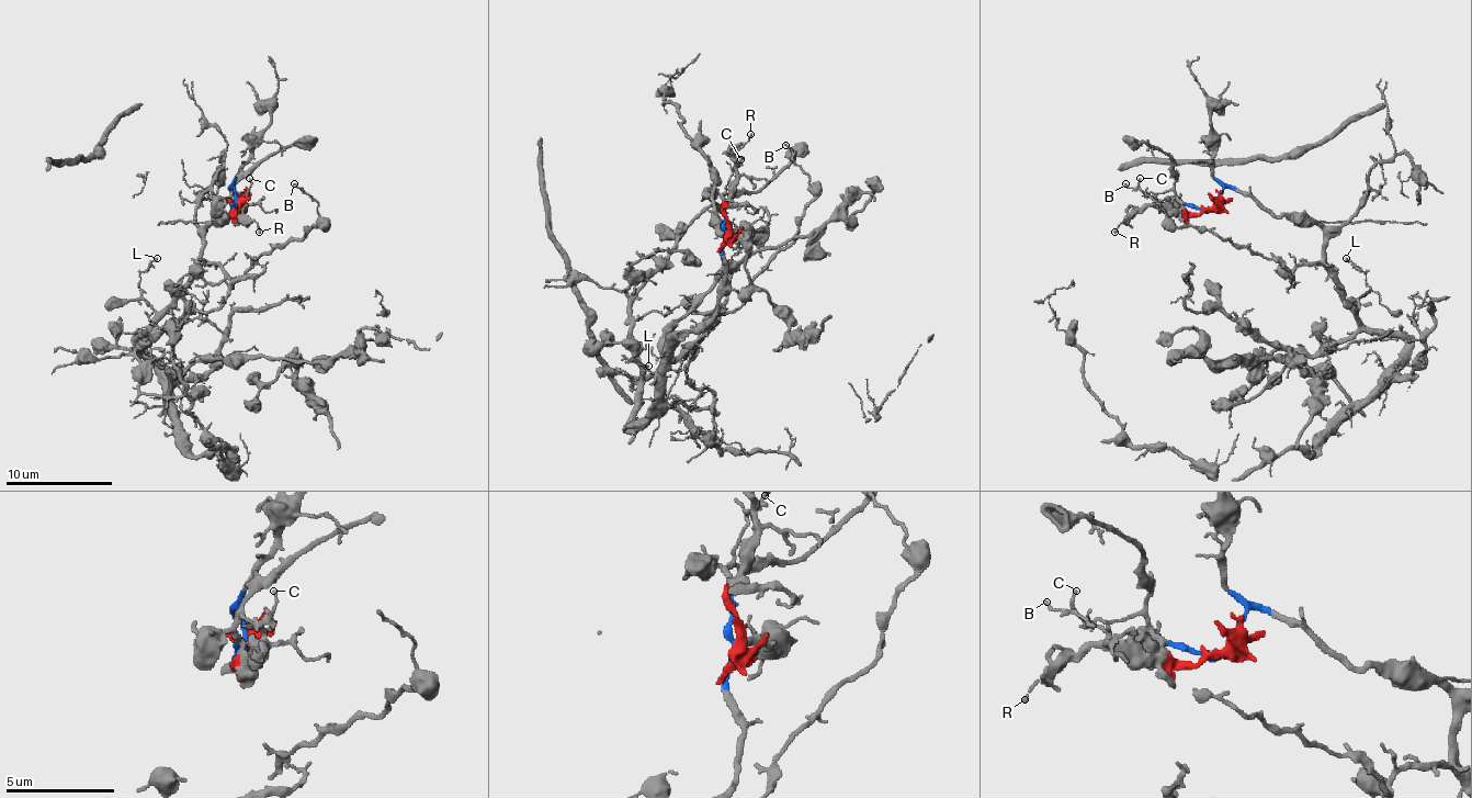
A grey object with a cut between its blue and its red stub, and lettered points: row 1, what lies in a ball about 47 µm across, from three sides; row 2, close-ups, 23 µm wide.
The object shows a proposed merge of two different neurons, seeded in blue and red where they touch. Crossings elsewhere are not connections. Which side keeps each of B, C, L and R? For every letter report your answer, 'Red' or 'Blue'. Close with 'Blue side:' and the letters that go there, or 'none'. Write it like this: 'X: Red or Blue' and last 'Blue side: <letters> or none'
B: Blue
C: Red
L: Blue
R: Red
Blue side: B, L

